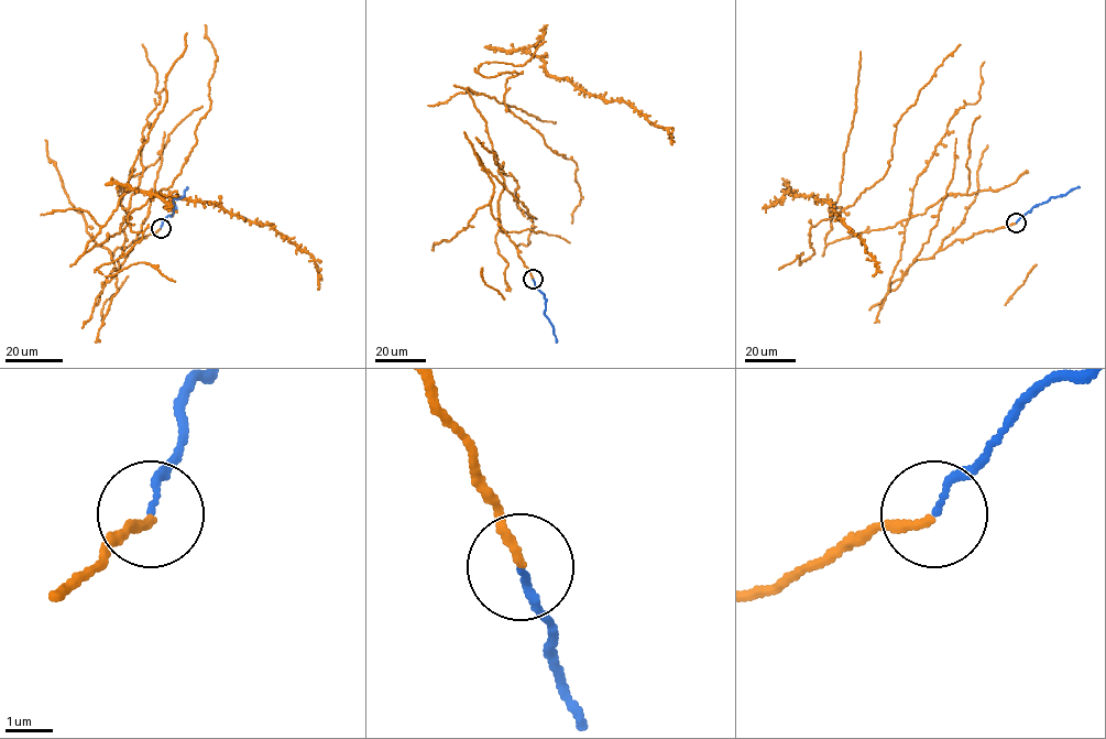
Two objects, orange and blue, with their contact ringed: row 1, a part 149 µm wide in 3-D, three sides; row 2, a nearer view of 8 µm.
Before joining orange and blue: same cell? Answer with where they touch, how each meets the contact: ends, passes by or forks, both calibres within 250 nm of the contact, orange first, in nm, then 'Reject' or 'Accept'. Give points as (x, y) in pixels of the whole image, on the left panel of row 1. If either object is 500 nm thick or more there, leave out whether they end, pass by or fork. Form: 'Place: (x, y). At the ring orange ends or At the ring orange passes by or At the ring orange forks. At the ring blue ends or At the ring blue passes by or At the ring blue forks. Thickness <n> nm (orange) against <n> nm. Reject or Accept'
Place: (161, 228). At the ring orange ends. At the ring blue ends. Thickness 170 nm (orange) against 120 nm. Reject

